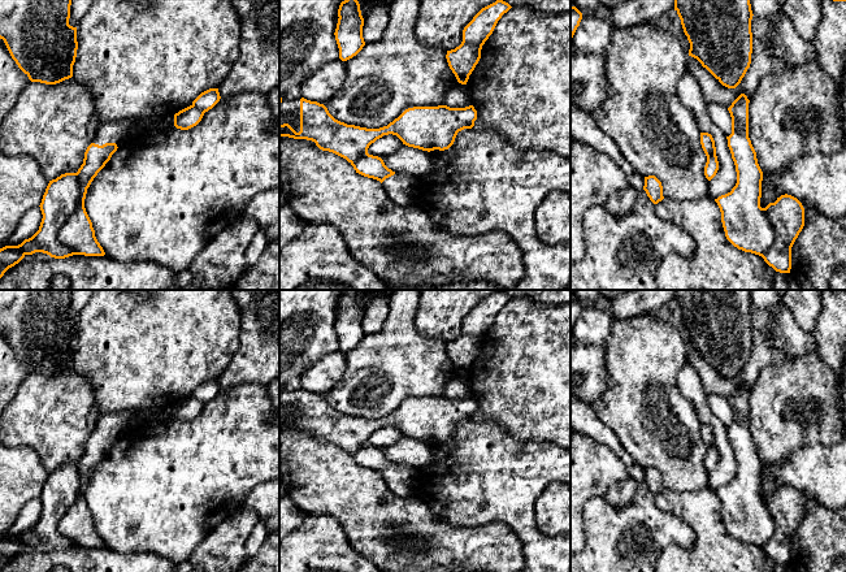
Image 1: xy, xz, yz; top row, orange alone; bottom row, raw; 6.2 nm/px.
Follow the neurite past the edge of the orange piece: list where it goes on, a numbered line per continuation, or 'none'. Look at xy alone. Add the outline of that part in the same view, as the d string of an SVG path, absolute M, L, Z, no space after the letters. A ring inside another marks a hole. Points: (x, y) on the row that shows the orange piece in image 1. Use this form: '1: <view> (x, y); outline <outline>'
1: xy (120, 131); outline M174 116L152 117L148 120L126 118L117 122L100 122L91 143L103 146L116 143L120 147L130 136L155 133L174 126Z

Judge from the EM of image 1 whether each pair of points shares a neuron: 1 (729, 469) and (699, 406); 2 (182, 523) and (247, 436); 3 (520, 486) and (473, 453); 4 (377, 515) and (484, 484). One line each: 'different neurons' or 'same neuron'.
1: same neuron
2: same neuron
3: same neuron
4: different neurons

